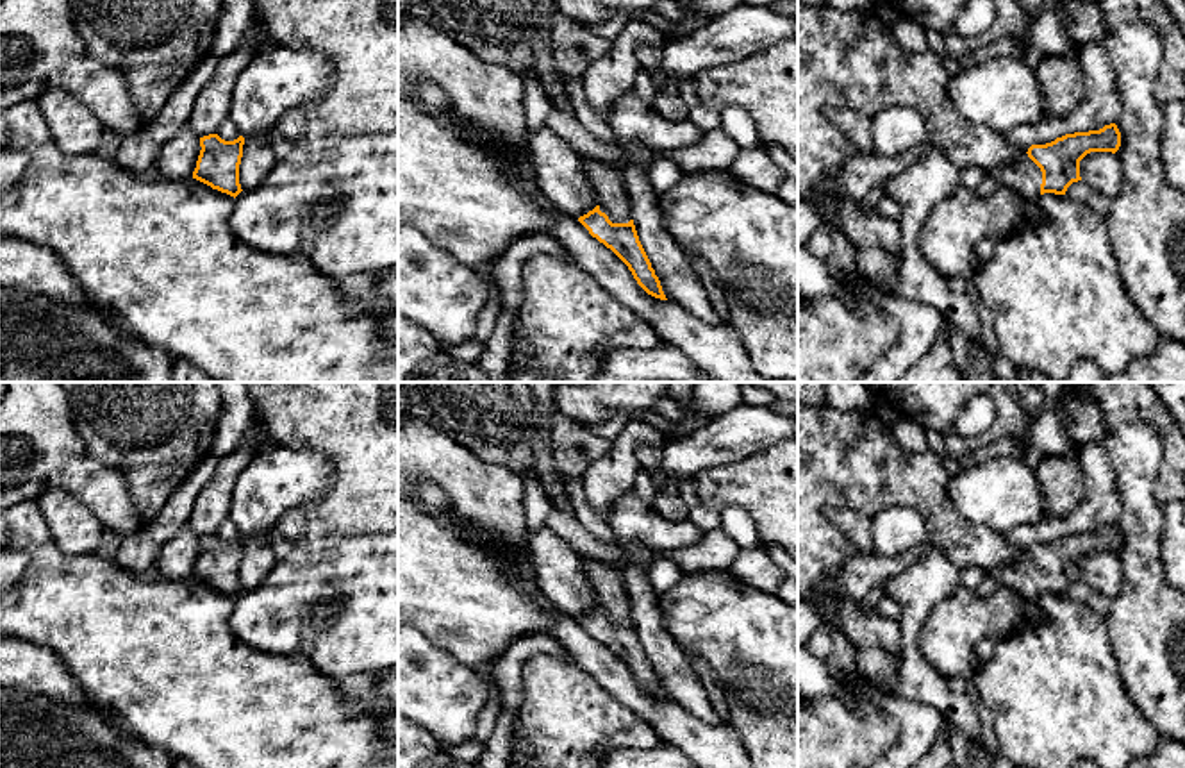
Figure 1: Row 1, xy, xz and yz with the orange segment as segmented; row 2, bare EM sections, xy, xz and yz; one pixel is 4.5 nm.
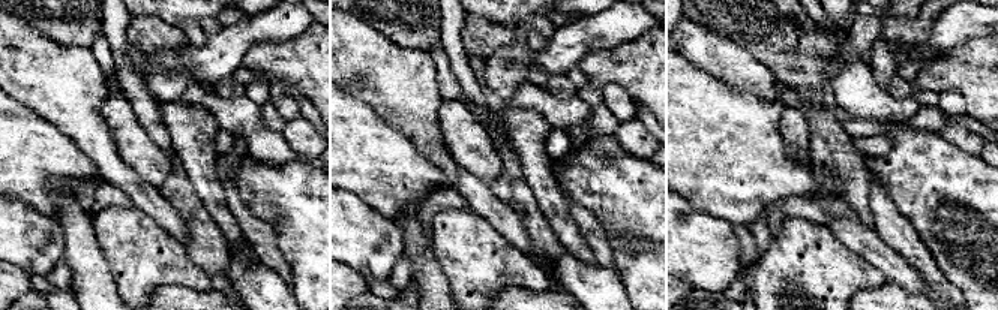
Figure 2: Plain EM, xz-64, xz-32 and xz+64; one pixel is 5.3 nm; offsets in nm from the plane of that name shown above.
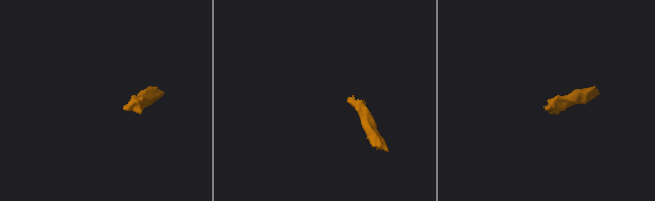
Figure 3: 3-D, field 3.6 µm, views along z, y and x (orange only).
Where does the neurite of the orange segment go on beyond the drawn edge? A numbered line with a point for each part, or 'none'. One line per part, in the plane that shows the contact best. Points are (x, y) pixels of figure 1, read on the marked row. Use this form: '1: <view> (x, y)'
1: yz (1023, 175)

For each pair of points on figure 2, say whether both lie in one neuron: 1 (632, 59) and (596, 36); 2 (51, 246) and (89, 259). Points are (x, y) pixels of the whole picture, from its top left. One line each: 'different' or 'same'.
1: different
2: different

